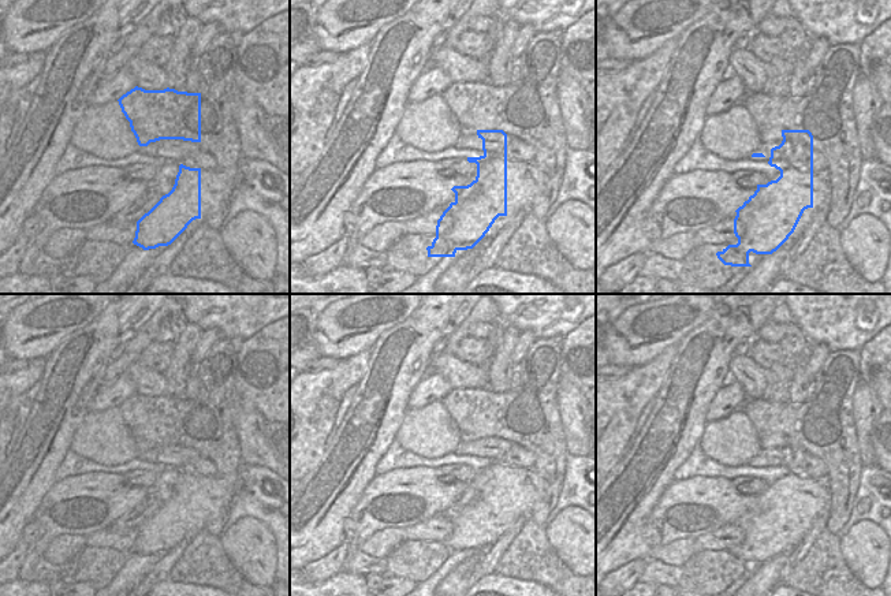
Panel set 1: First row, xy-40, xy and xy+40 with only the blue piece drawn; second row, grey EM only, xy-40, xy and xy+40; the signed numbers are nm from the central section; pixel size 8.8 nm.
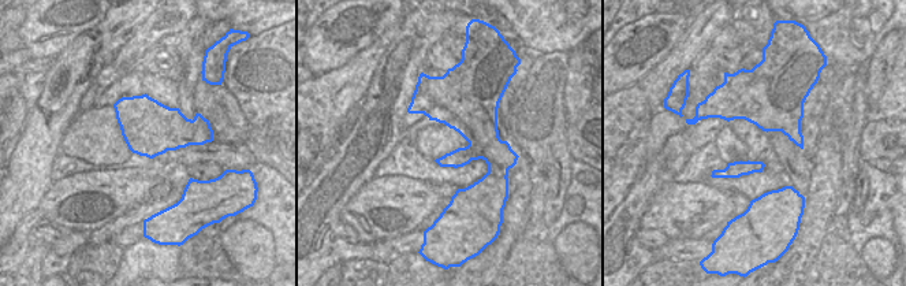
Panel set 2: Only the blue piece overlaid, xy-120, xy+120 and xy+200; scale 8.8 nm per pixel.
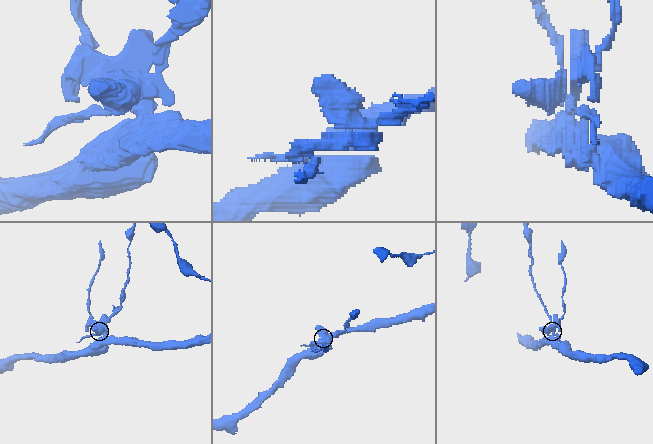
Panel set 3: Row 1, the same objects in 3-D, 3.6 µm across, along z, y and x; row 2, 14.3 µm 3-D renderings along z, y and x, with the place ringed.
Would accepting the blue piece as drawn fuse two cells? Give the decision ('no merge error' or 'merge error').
merge error

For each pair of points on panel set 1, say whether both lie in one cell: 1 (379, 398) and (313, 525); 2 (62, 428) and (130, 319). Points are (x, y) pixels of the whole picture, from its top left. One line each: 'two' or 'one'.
1: one
2: one

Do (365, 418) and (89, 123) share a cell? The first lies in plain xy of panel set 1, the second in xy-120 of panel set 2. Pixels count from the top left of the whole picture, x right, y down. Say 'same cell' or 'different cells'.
different cells

